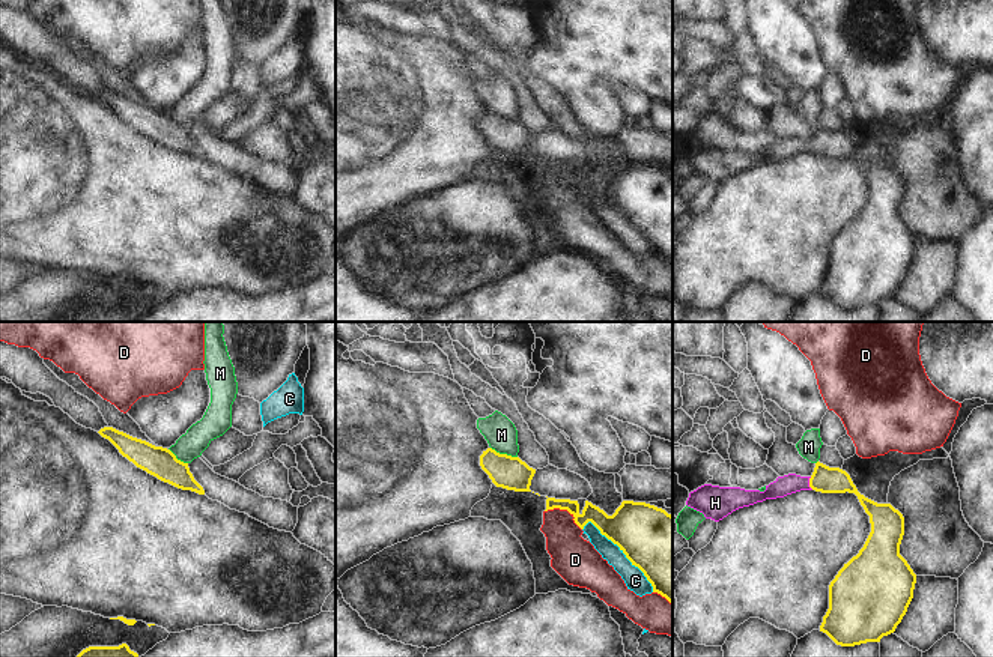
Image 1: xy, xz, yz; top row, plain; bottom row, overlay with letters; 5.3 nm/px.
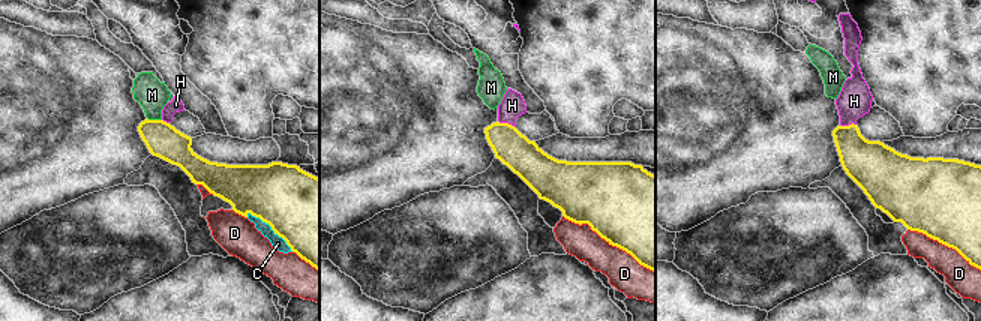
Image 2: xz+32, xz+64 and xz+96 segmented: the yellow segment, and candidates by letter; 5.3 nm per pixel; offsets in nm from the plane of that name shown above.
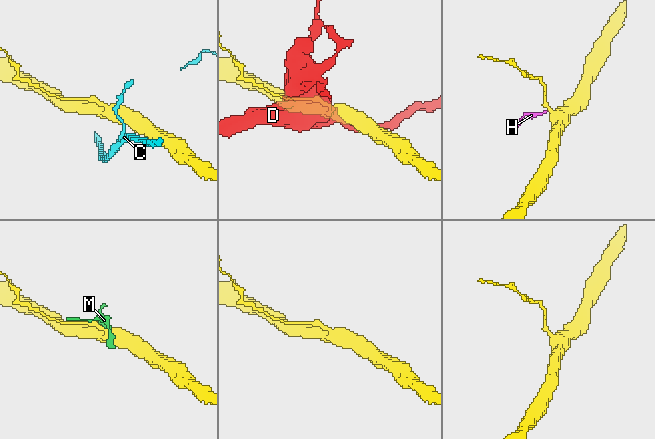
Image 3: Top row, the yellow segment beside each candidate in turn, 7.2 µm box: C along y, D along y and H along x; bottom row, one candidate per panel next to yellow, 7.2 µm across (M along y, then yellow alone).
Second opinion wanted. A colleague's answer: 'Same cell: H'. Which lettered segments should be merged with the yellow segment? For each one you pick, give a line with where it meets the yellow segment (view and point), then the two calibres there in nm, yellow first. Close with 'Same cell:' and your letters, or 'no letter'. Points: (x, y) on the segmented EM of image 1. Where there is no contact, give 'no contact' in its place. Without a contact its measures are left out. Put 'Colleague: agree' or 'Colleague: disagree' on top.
Colleague: agree
H: meets yellow in yz at (810, 483); 140 nm thick on the yellow side, 110 nm on the other
Same cell: H

